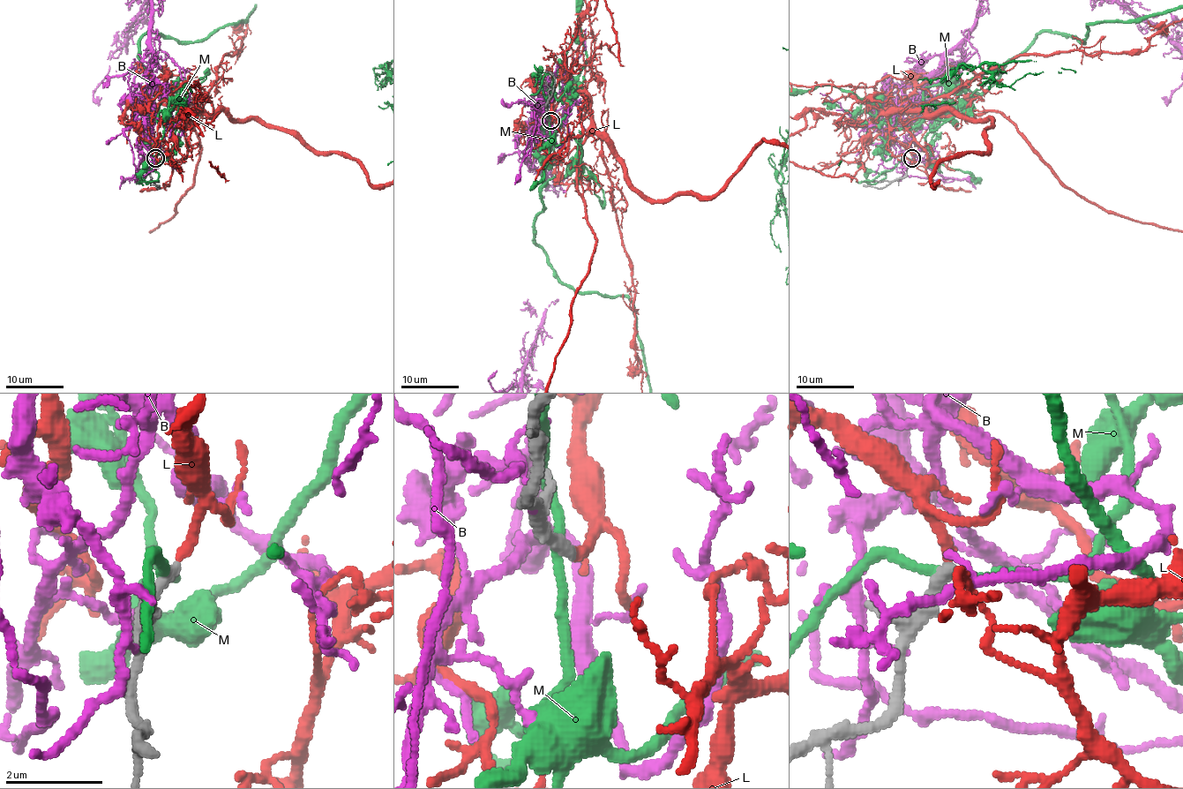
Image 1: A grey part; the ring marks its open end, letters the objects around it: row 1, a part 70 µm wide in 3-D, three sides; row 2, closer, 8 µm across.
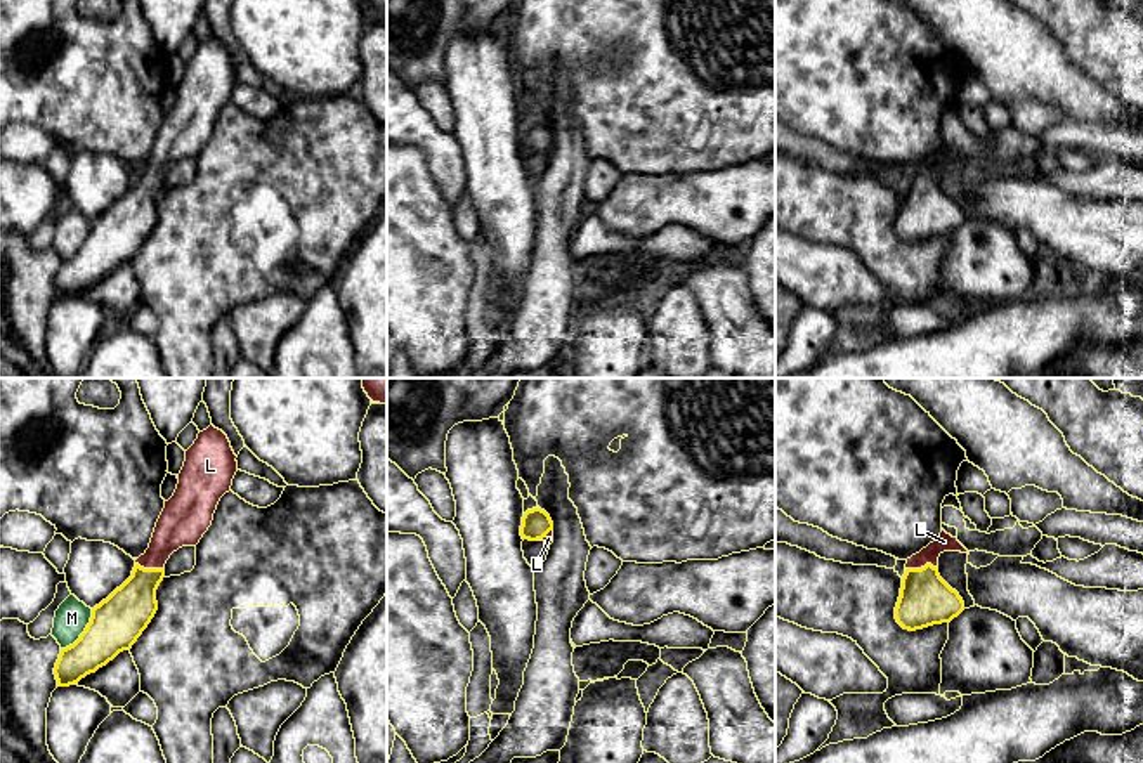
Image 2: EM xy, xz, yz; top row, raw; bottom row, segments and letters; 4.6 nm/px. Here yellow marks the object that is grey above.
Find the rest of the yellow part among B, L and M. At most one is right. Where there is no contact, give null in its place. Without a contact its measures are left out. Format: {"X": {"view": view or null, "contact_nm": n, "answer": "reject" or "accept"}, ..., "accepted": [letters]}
{"B": {"view": null, "answer": "reject"}, "L": {"view": "yz", "contact_nm": 140, "answer": "accept"}, "M": {"view": "xy", "contact_nm": 240, "answer": "reject"}, "accepted": ["L"]}

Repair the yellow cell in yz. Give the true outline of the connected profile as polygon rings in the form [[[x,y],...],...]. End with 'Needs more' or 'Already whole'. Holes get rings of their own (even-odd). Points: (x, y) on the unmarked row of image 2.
[[[944,140],[940,147],[907,170],[900,208],[895,218],[897,234],[909,243],[950,234],[964,222],[964,213],[938,186],[938,168],[944,163],[968,161]]]. Needs more

